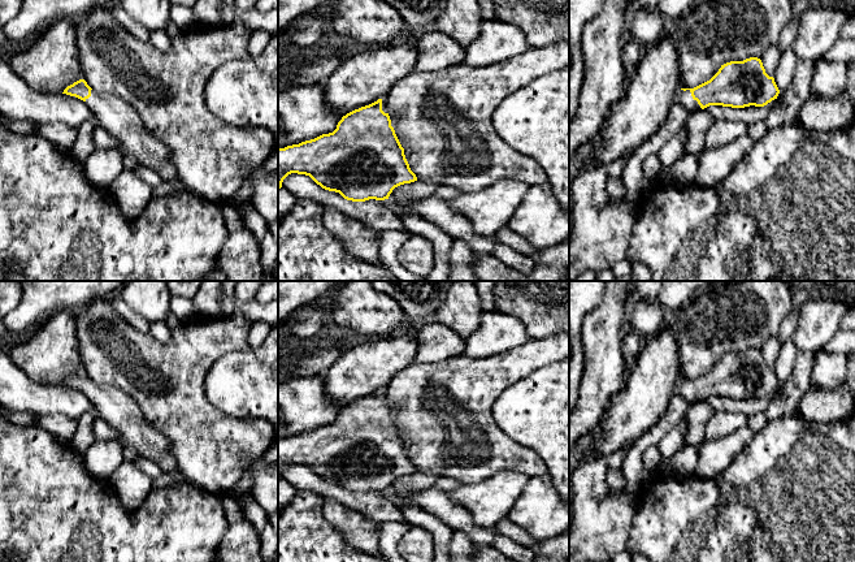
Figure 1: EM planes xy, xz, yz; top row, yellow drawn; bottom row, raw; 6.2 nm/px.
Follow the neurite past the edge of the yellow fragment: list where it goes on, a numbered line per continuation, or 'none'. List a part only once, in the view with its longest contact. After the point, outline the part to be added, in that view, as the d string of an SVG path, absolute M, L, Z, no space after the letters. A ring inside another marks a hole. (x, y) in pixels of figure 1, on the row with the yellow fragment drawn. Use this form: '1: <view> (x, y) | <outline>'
1: yz (685, 98) | M680 88L678 92L677 92L676 100L678 100L691 113L702 111L698 101L693 99L690 90L683 91L683 90Z

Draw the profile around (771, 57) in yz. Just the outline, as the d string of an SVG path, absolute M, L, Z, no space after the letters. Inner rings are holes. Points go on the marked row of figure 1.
M773 44L771 46L760 57L761 62L763 62L763 66L765 69L765 73L769 75L769 77L773 77L774 75L774 72L776 72L776 66L780 61L780 57L781 57L781 51L780 51L780 47L778 44Z

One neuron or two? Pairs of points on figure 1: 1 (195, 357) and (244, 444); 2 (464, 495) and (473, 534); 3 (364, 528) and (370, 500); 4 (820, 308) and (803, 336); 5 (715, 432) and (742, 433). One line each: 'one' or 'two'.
1: one
2: two
3: two
4: one
5: two

